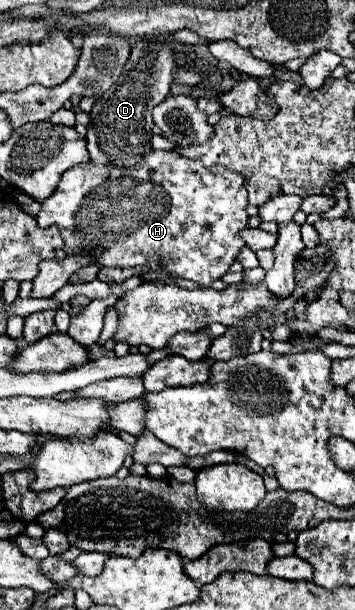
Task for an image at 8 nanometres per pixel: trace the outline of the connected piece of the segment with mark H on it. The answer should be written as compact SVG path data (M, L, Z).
M153 150L133 168L87 164L85 168L67 170L53 196L43 202L37 222L39 226L59 226L67 254L97 256L101 266L165 268L167 272L199 282L201 286L211 286L213 280L221 278L229 270L239 250L245 246L245 242L237 238L249 220L245 212L247 192L243 182L243 176L237 176L225 166L205 168L201 160L179 158L175 152Z

